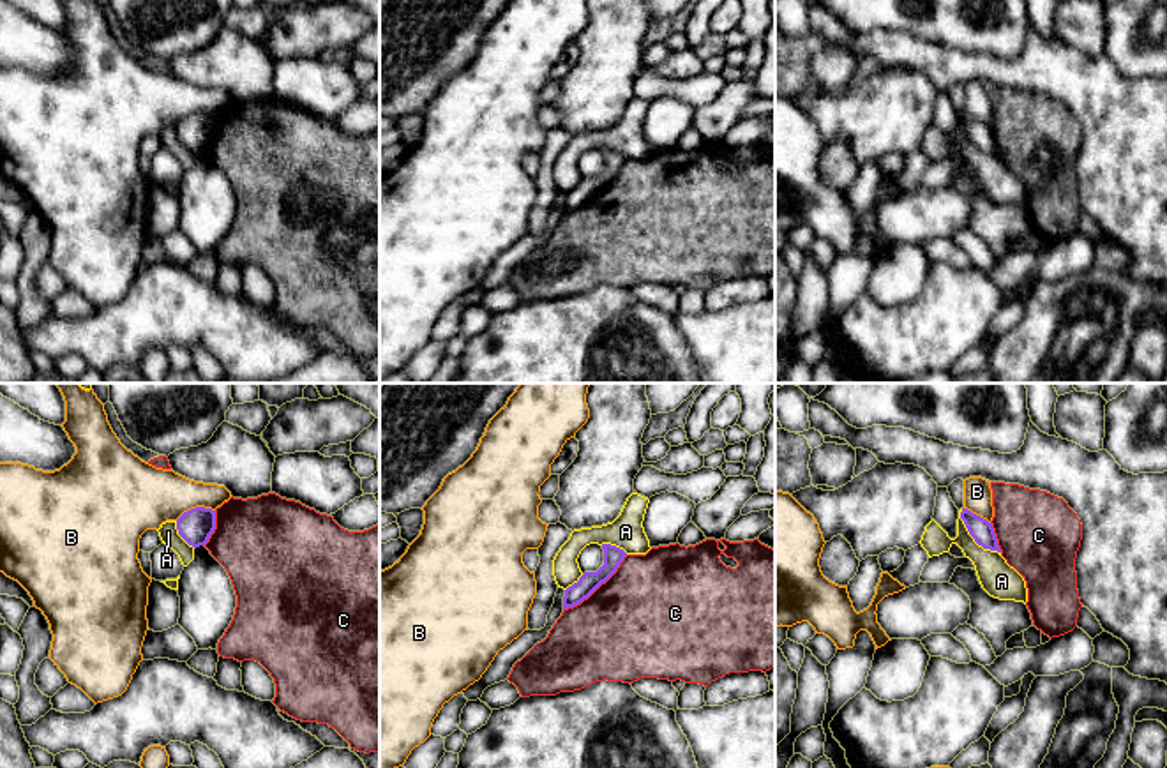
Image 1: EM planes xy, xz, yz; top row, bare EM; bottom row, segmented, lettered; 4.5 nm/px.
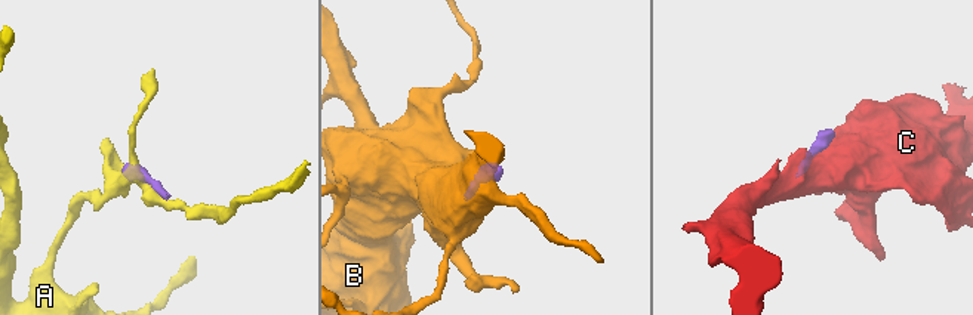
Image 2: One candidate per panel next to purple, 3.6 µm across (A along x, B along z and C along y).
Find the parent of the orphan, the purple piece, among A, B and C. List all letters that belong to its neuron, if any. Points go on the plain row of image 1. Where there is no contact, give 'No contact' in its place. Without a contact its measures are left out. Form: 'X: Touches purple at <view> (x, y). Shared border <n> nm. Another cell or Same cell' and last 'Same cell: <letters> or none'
A: Touches purple at yz (971, 140). Shared border 280 nm. Another cell
B: Touches purple at xy (196, 112). Shared border 190 nm. Another cell
C: Touches purple at xz (597, 191). Shared border 380 nm. Same cell
Same cell: C

